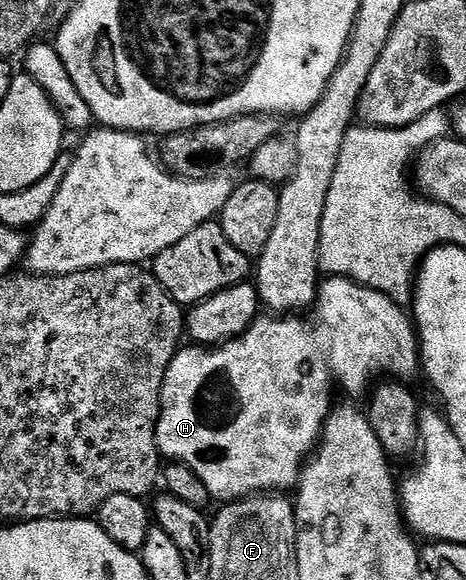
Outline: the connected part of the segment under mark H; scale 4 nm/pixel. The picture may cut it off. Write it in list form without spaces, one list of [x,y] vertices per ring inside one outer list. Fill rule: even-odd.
[[[328,276],[320,284],[319,296],[315,298],[313,306],[314,313],[315,318],[312,319],[311,325],[307,325],[306,319],[303,318],[306,316],[303,315],[287,315],[282,319],[275,315],[260,315],[243,332],[242,337],[234,337],[233,340],[224,341],[222,345],[214,347],[180,348],[179,352],[175,354],[175,358],[169,363],[169,371],[165,375],[163,384],[163,406],[159,409],[159,422],[155,428],[159,451],[168,462],[178,463],[184,465],[186,469],[192,469],[197,475],[197,479],[201,483],[205,483],[212,498],[220,497],[220,502],[230,503],[244,497],[262,494],[264,491],[287,491],[283,490],[287,488],[290,490],[298,482],[299,470],[303,468],[309,454],[318,445],[319,439],[323,435],[323,423],[333,408],[331,384],[340,385],[347,393],[359,393],[384,375],[390,375],[395,379],[411,379],[407,377],[413,376],[415,372],[417,374],[420,372],[421,346],[417,340],[416,326],[413,324],[408,310],[404,306],[398,305],[393,299],[389,299],[385,294],[359,285],[357,282],[349,280],[348,277]]]

